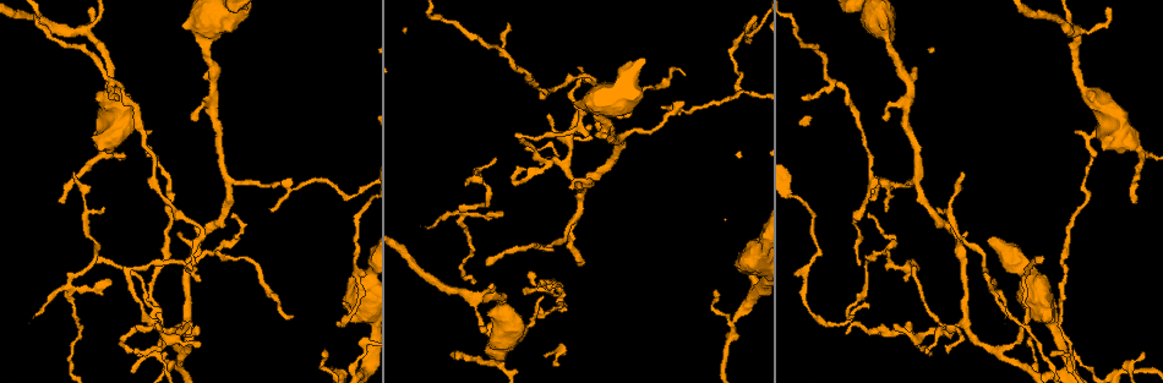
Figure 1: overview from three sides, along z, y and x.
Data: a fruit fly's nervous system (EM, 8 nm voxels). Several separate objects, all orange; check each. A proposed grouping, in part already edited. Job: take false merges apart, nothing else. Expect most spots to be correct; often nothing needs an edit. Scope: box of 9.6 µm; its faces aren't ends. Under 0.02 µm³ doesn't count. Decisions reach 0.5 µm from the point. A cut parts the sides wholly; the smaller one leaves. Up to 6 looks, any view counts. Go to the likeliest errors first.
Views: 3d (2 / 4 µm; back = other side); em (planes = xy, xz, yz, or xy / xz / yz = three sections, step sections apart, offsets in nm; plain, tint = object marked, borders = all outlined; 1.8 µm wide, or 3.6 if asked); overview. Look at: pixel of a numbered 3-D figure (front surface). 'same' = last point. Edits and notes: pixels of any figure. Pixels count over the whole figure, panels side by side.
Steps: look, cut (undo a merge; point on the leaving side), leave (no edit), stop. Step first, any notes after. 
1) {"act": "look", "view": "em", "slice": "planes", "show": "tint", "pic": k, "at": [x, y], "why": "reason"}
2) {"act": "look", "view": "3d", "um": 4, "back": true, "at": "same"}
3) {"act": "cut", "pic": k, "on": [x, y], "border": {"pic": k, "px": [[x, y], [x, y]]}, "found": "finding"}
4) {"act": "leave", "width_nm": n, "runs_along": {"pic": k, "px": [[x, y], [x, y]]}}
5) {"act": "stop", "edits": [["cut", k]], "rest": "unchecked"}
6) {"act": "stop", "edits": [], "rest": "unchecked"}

{"act": "look", "view": "em", "slice": "yz", "step": 4, "show": "tint", "pic": 1, "at": [360, 271], "why": "a fork"}

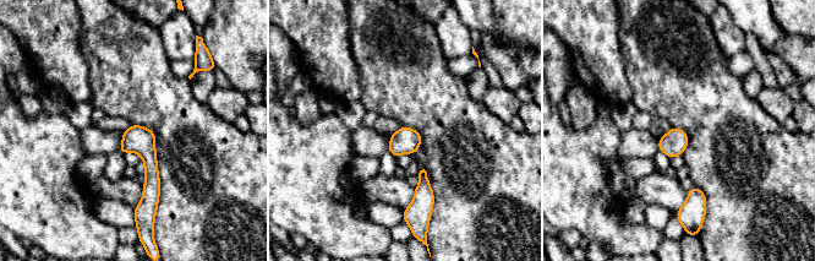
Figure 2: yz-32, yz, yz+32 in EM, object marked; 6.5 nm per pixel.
{"act": "look", "view": "em", "slice": "planes", "show": "borders", "at": "same", "why": "cut it another way"}

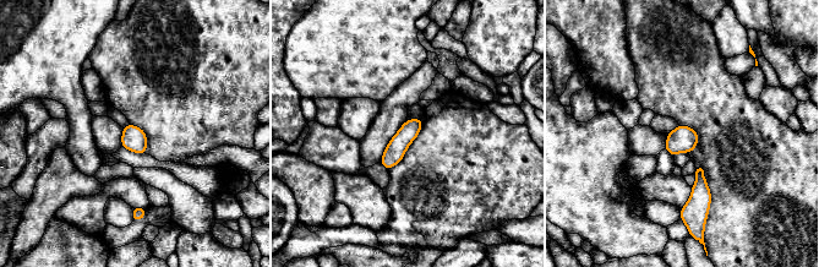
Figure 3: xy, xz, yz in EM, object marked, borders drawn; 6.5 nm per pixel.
{"act": "leave", "width_nm": 130, "runs_along": {"pic": 3, "px": [[419, 121], [400, 141], [387, 165]]}, "found": "all the same neuron"}

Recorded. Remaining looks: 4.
{"act": "look", "view": "3d", "um": 2, "pic": 1, "at": [989, 284], "why": "abrupt turn"}

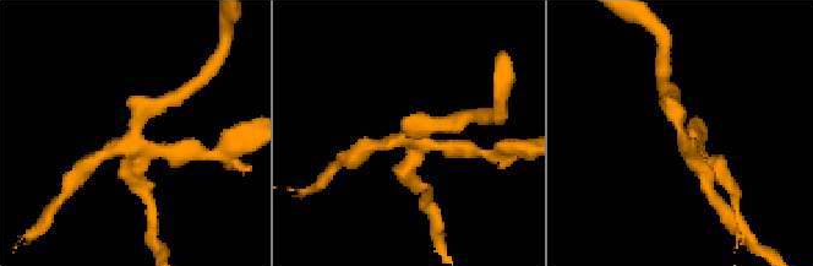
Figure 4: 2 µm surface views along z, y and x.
{"act": "look", "view": "em", "slice": "yz", "step": 16, "show": "tint", "pic": 4, "at": [677, 132]}

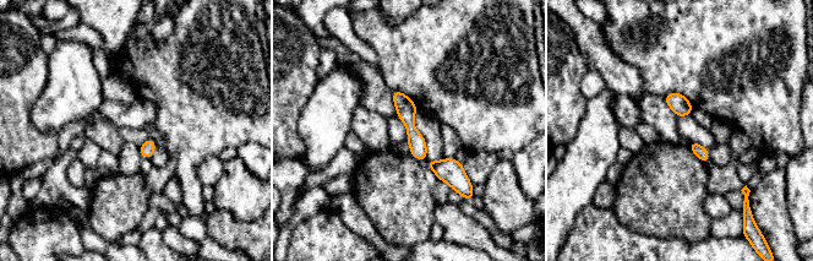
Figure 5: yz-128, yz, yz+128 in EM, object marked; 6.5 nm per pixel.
{"act": "look", "view": "em", "slice": "planes", "show": "tint", "at": "same"}

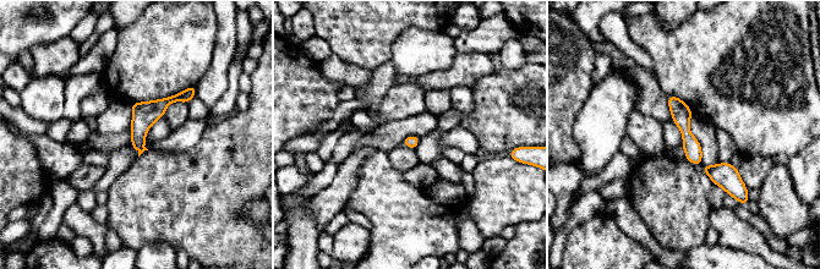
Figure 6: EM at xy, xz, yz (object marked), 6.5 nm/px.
{"act": "leave", "runs_along": {"pic": 6, "px": [[671, 98], [694, 157], [739, 185]]}, "found": "all the same neuron"}

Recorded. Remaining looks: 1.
{"act": "look", "view": "em", "um": 3.6, "slice": "xy", "step": 4, "show": "tint", "pic": 1, "at": [917, 182], "why": "a fork"}

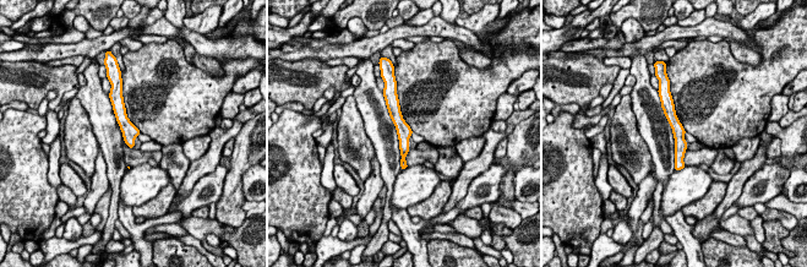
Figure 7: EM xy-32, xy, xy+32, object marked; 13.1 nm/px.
{"act": "leave", "runs_along": {"pic": 7, "px": [[668, 101], [679, 131], [677, 167]]}, "found": "one neuron here"}

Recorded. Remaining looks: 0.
{"act": "stop", "edits": [], "rest": "unchecked"}

